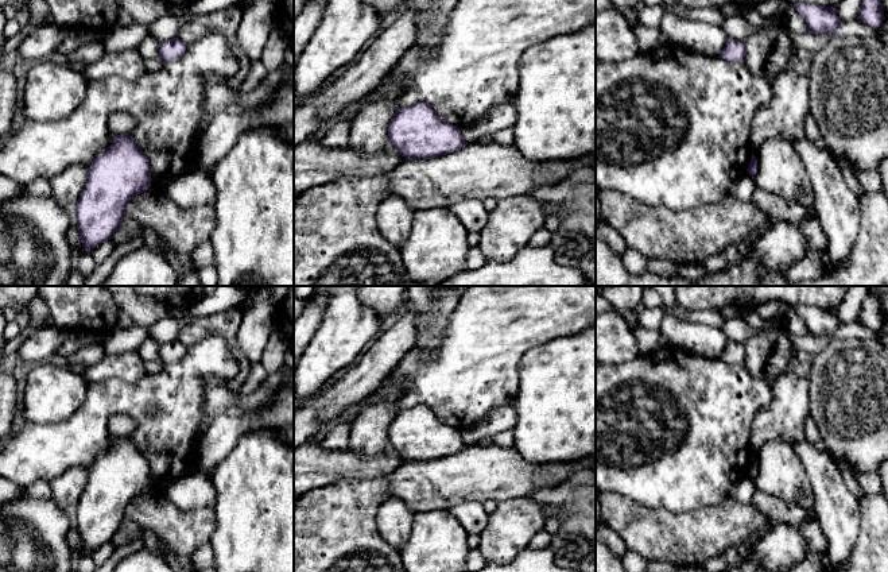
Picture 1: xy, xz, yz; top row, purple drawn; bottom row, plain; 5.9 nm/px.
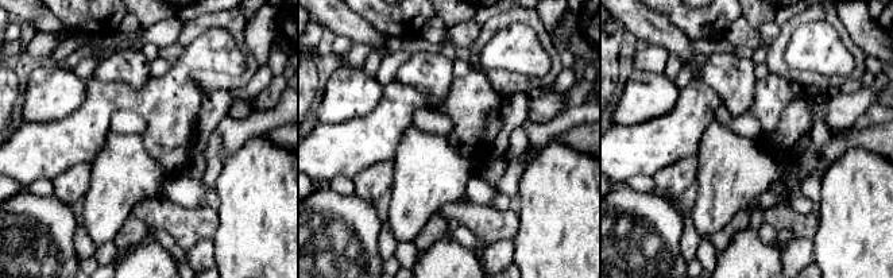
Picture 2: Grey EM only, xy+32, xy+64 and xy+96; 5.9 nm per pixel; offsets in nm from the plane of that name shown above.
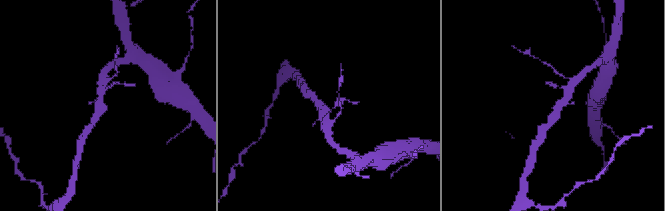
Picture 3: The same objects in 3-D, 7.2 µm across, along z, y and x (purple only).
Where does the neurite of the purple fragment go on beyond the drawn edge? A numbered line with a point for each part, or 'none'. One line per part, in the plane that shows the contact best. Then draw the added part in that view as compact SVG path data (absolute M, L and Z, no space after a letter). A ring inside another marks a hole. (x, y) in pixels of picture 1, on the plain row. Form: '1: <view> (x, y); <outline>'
none

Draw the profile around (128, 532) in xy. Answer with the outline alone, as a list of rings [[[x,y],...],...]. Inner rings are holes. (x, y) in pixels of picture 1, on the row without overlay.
[[[124,518],[120,525],[120,530],[113,536],[110,542],[116,548],[120,548],[133,542],[140,537],[141,537],[141,529],[136,523],[133,523],[131,519]]]

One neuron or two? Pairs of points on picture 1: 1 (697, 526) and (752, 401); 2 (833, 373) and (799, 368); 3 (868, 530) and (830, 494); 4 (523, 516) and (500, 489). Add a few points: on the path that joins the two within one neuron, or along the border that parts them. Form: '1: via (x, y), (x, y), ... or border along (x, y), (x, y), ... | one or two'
1: border along (726, 497), (714, 505), (674, 514) | two
2: border along (813, 356), (813, 364), (806, 377) | two
3: border along (859, 501), (859, 534), (852, 553) | two
4: border along (526, 495), (503, 499), (497, 503) | two

